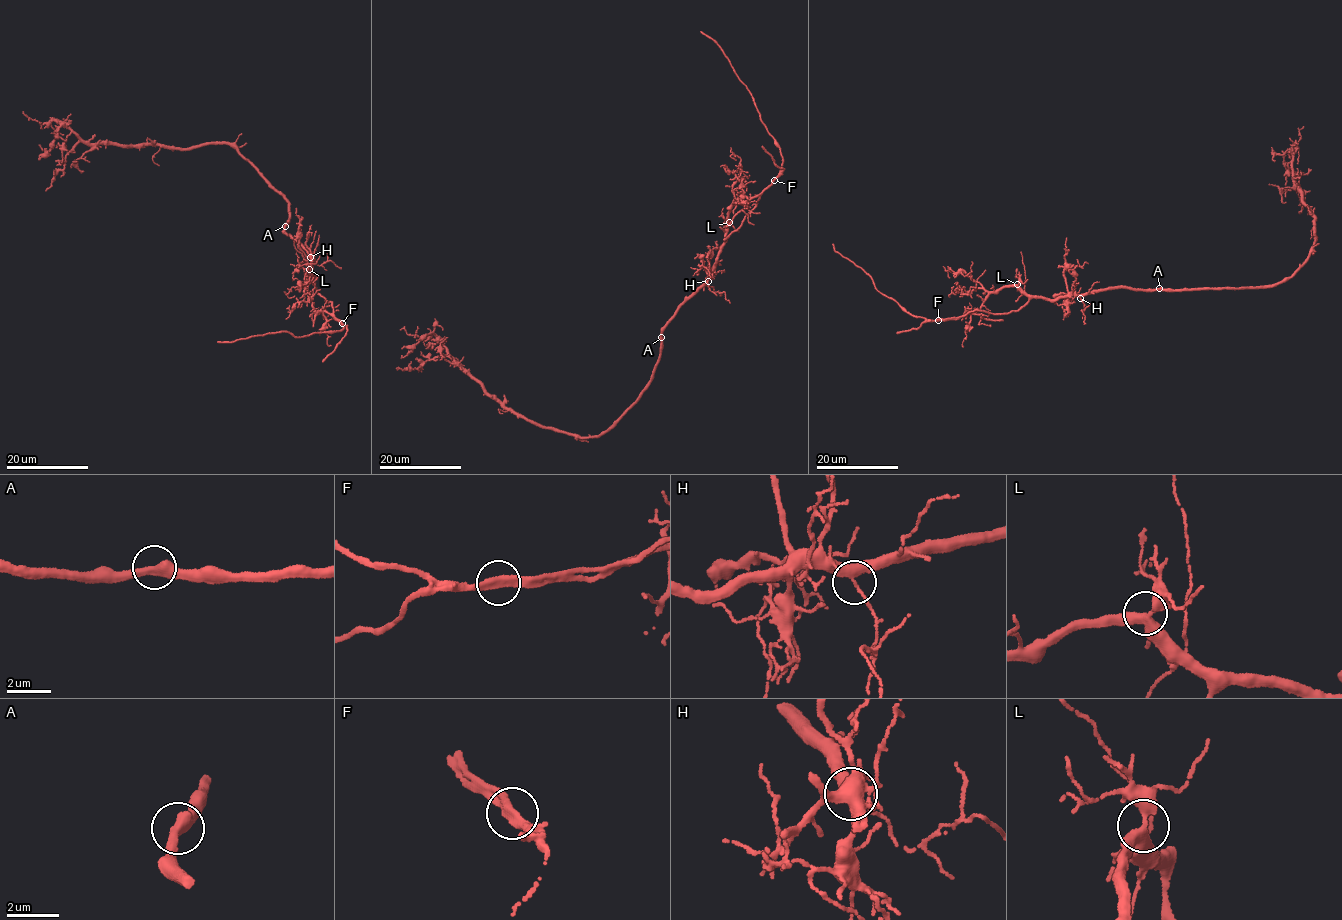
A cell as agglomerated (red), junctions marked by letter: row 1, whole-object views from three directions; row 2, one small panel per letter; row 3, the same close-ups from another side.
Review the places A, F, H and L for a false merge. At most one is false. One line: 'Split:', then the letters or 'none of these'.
Split: F

